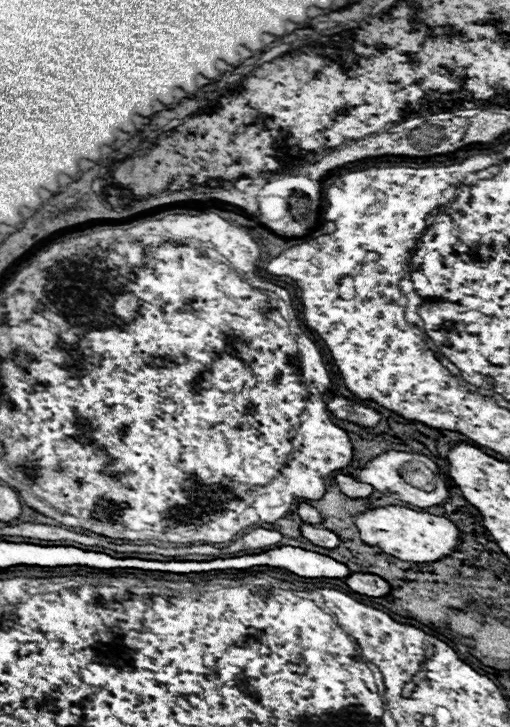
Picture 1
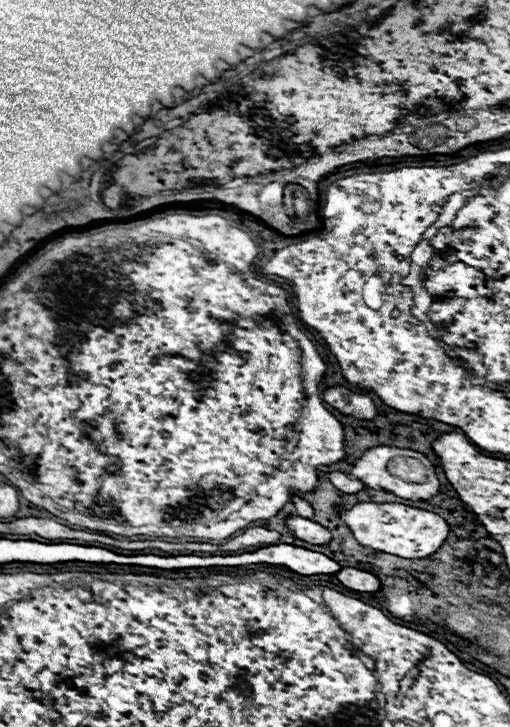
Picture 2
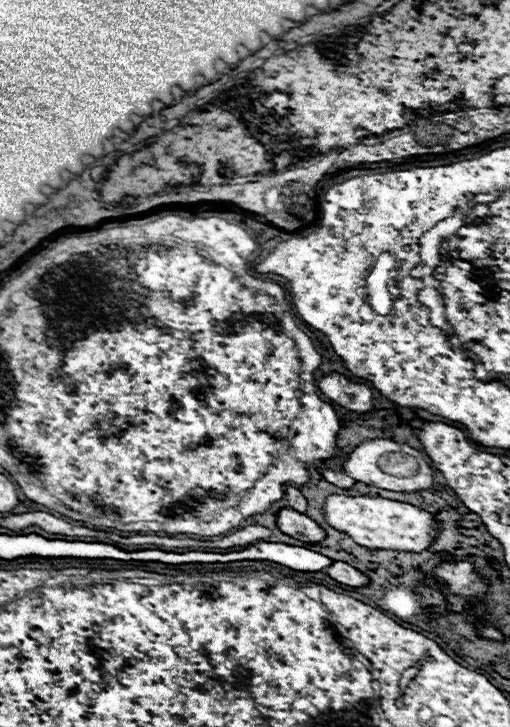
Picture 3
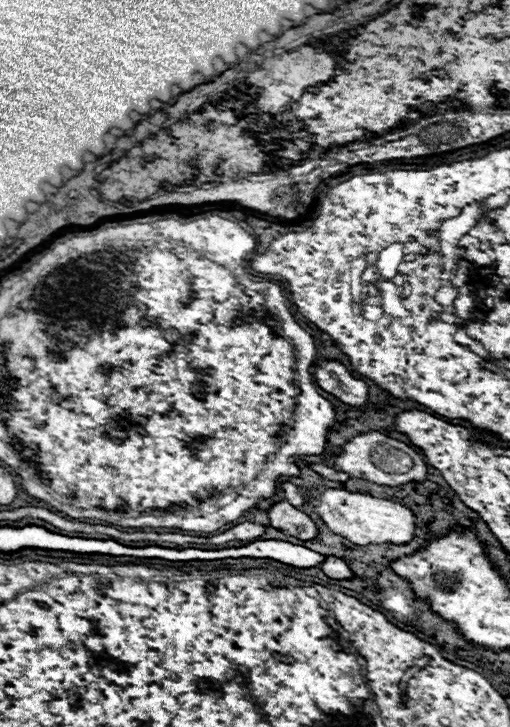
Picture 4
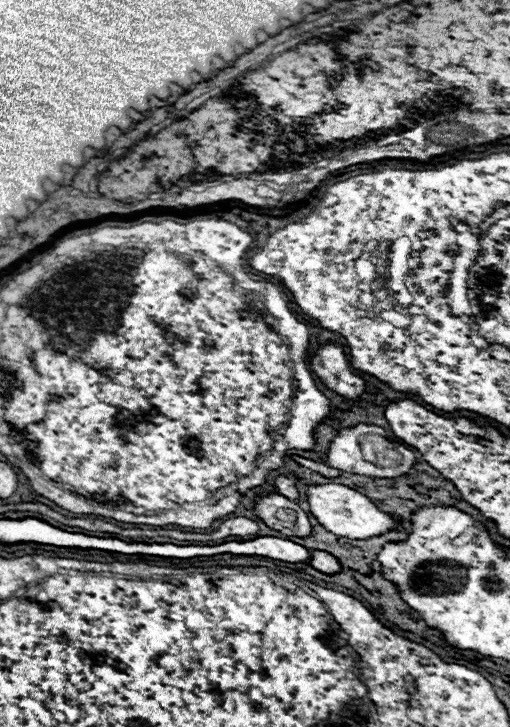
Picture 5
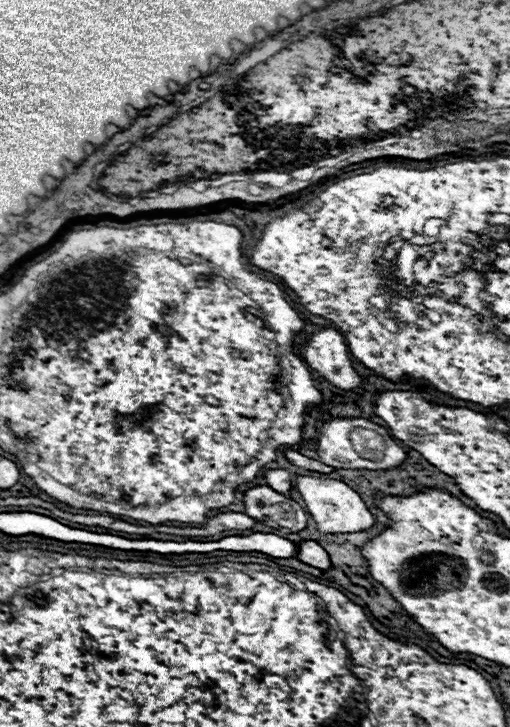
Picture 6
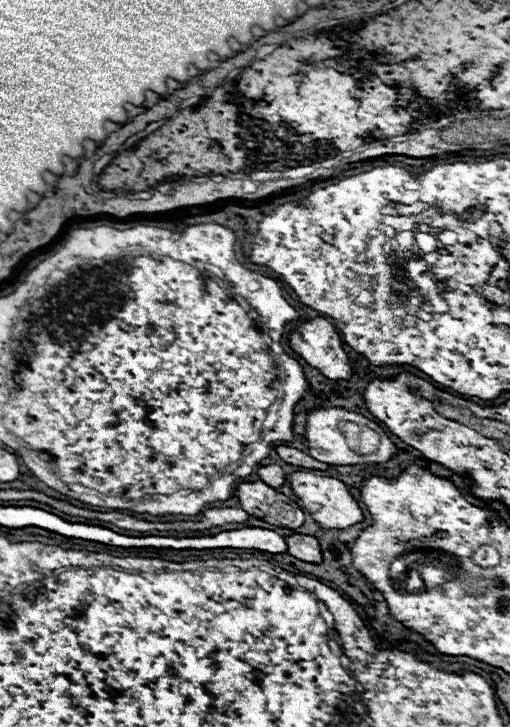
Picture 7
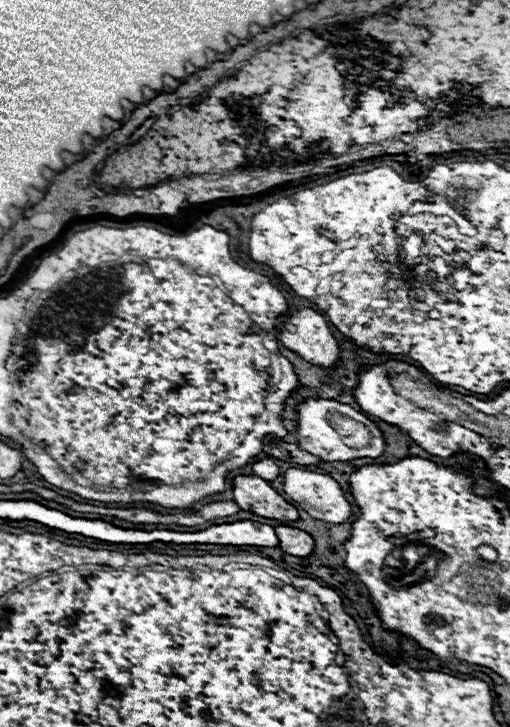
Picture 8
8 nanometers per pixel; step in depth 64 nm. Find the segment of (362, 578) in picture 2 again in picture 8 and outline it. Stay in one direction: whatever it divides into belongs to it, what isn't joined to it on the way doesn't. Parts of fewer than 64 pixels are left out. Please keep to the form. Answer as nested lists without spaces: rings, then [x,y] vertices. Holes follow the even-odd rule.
[[[278,524],[274,526],[274,532],[278,536],[280,548],[292,556],[310,556],[314,540],[310,534],[306,534],[300,528],[288,526],[288,524]]]

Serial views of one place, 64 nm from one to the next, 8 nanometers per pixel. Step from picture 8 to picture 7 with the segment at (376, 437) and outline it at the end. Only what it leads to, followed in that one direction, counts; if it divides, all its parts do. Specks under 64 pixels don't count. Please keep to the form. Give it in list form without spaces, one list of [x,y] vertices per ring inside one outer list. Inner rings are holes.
[[[312,408],[308,412],[308,418],[306,418],[306,434],[304,436],[306,436],[306,442],[308,442],[308,450],[306,452],[312,458],[316,458],[320,462],[326,462],[326,464],[338,464],[338,466],[352,466],[352,464],[364,464],[364,462],[384,464],[384,462],[388,462],[396,454],[396,446],[388,440],[388,436],[382,432],[382,428],[376,422],[364,418],[358,412],[346,410],[346,408]],[[338,420],[358,422],[358,424],[364,424],[364,426],[376,430],[380,434],[380,446],[378,446],[378,450],[374,454],[358,454],[358,452],[350,450],[348,444],[346,444],[346,440],[344,440],[344,436],[342,436],[342,432],[338,430]]]

